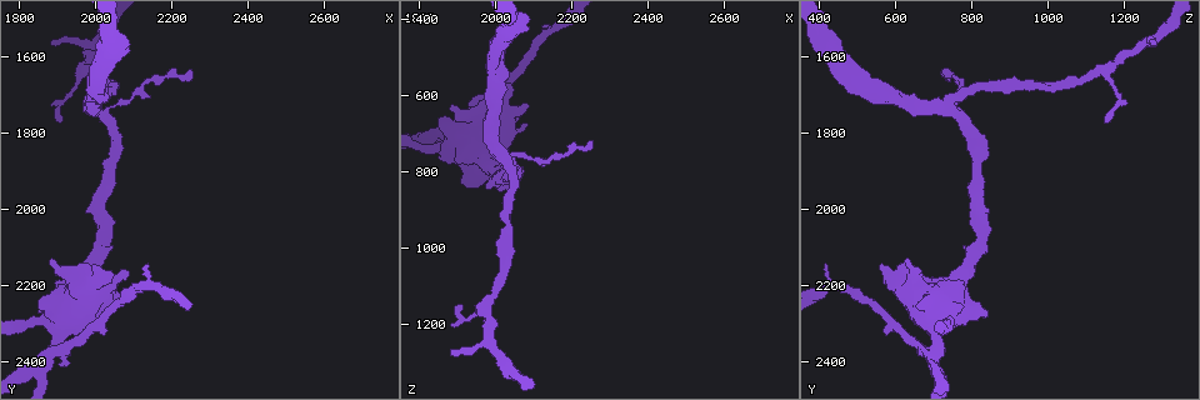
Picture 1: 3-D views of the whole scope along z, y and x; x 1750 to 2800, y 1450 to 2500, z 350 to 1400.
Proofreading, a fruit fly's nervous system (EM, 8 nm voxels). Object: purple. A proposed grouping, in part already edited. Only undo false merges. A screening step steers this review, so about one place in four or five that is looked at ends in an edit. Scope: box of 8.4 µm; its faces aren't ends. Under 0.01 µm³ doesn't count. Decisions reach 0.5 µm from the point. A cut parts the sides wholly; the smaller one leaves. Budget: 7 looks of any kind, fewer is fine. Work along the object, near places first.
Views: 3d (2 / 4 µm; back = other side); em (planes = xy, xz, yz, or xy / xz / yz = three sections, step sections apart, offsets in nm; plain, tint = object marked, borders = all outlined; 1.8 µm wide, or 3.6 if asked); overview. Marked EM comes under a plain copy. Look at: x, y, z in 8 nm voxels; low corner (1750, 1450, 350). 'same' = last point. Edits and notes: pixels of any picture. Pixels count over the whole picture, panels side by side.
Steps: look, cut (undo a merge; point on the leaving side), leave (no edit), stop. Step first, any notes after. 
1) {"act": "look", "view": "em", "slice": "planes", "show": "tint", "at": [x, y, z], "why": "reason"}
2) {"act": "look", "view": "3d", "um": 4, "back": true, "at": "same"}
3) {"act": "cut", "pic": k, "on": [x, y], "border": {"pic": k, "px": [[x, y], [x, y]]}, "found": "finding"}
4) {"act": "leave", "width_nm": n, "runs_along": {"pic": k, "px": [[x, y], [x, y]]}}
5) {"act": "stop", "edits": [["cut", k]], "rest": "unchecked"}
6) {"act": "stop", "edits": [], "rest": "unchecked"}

{"act": "look", "view": "em", "slice": "planes", "show": "tint", "at": [1860, 2395, 705], "why": "branch point"}

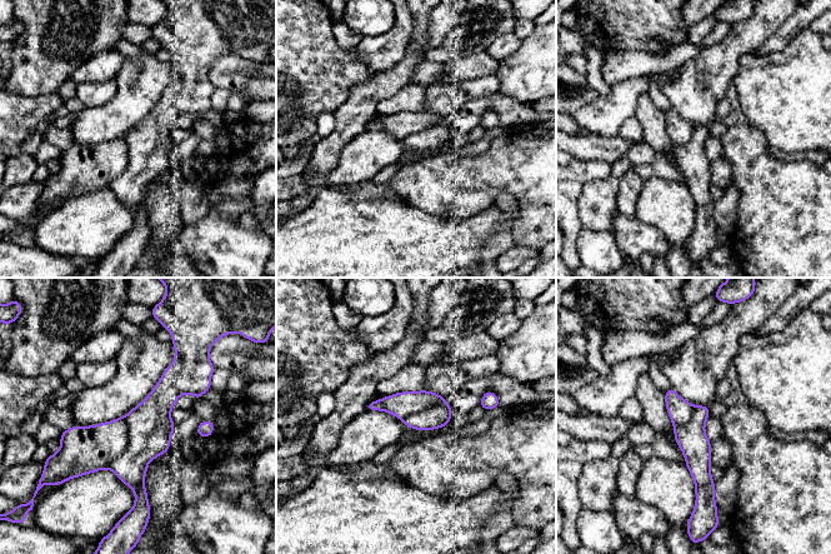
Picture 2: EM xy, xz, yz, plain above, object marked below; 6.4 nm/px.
{"act": "cut", "pic": 2, "on": [93, 448], "width_nm": 200, "found": "a second cell is stuck on"}

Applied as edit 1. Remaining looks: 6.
{"act": "look", "view": "overview", "why": "see it whole again"}

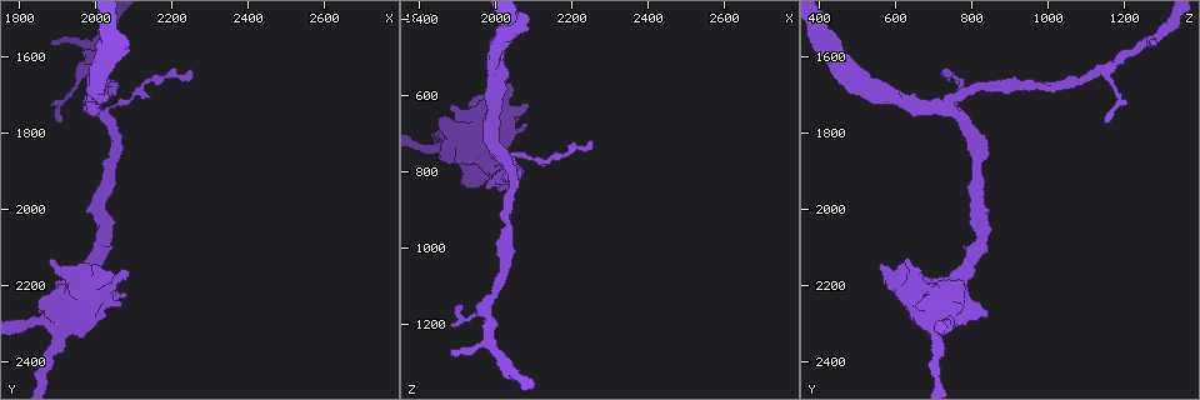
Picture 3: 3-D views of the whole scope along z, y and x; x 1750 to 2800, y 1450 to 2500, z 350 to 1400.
{"act": "look", "view": "3d", "um": 4, "at": [1975, 2225, 645], "why": "thick turns thin"}

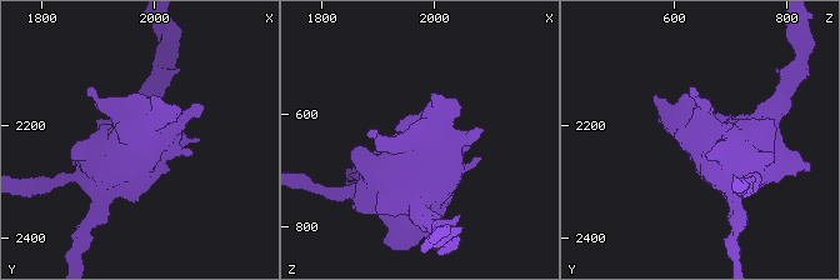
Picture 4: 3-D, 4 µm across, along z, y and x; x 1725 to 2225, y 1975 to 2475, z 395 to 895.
{"act": "look", "view": "em", "um": 3.6, "slice": "xz", "step": 16, "show": "tint", "at": [1985, 2220, 650]}

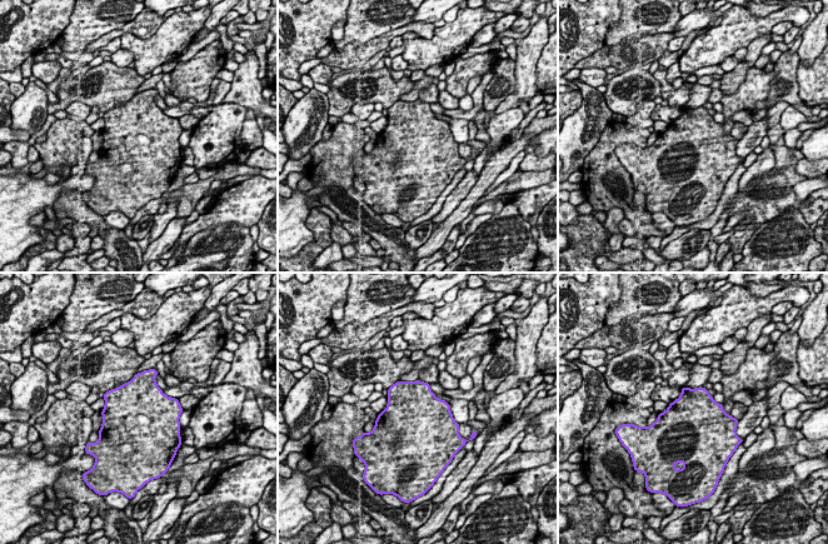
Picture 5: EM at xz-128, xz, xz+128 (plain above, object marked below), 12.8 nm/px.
{"act": "look", "view": "em", "um": 3.6, "slice": "planes", "show": "tint", "at": "same", "why": "cut it another way"}

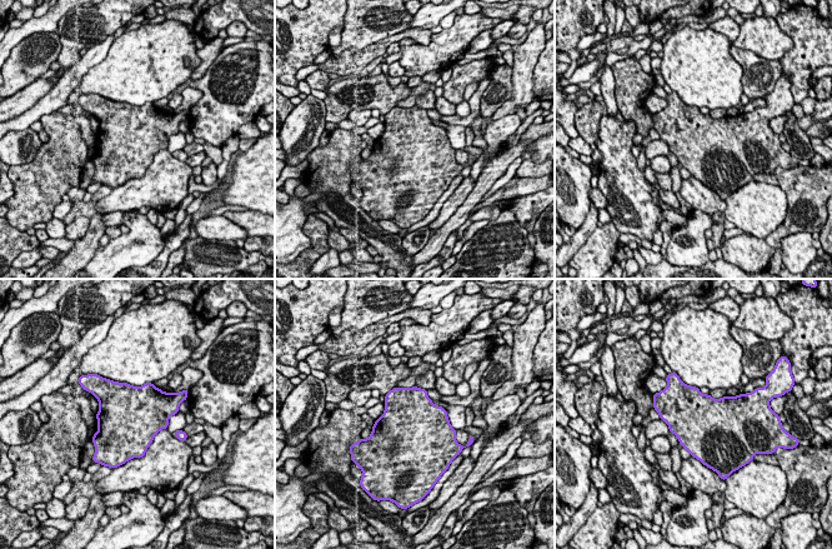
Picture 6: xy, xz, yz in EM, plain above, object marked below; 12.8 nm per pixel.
{"act": "leave", "found": "one cell here"}

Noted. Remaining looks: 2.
{"act": "look", "view": "em", "slice": "xz", "step": 16, "show": "tint", "at": [1970, 1630, 1150]}

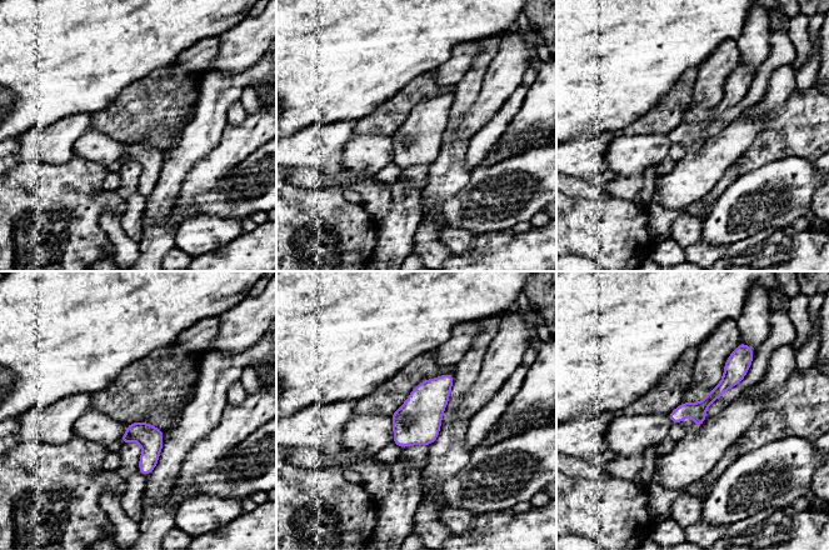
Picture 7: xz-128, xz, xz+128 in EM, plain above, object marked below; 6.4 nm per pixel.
{"act": "look", "view": "em", "slice": "planes", "show": "tint", "at": "same"}

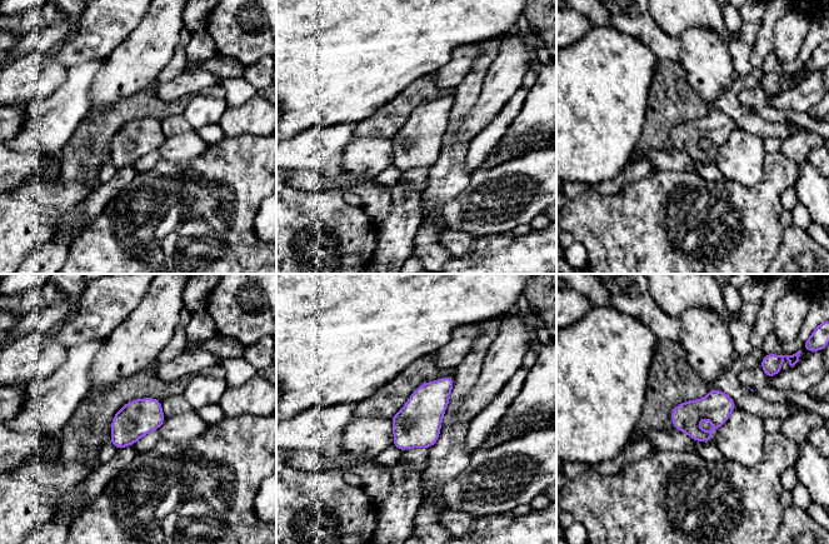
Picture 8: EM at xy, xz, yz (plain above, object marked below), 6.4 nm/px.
{"act": "leave", "found": "all the same cell"}

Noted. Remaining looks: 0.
{"act": "stop", "edits": [["cut", 2]], "rest": "unchecked"}

